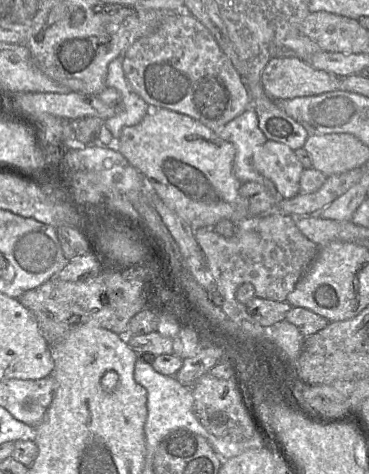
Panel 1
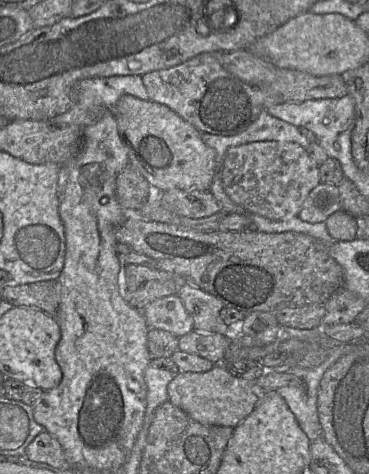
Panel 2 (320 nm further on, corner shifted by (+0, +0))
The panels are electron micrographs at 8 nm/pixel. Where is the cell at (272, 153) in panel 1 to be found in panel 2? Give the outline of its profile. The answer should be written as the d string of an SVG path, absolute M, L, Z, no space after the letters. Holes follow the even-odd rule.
M258 141L230 147L222 169L225 192L236 204L271 220L298 217L310 191L320 183L319 166L294 142Z

